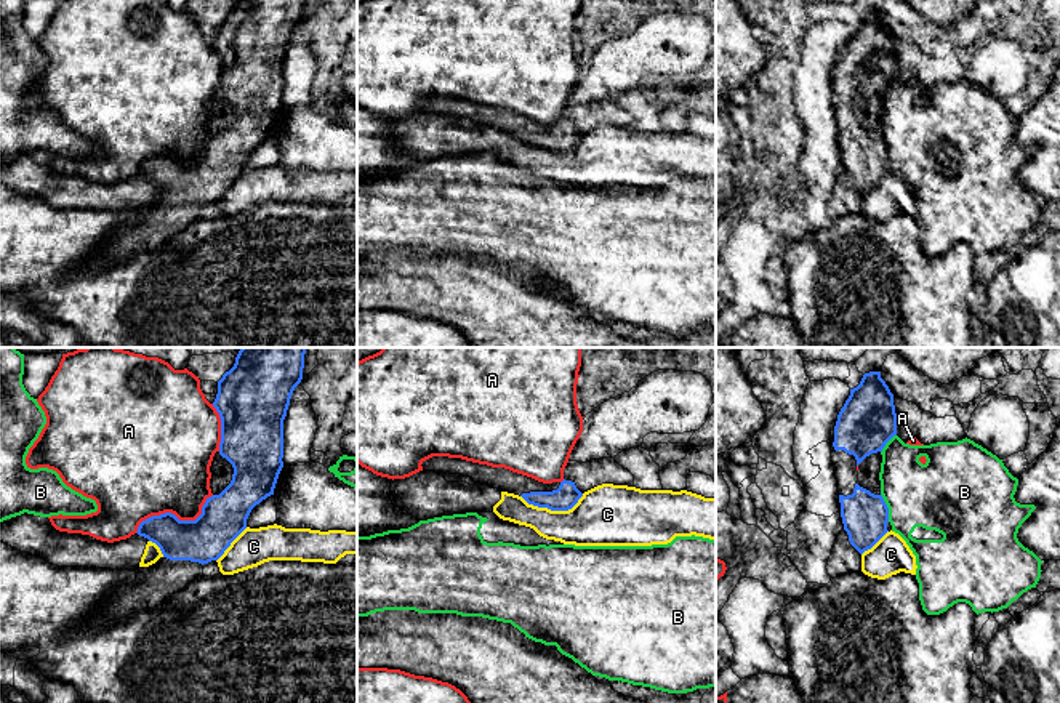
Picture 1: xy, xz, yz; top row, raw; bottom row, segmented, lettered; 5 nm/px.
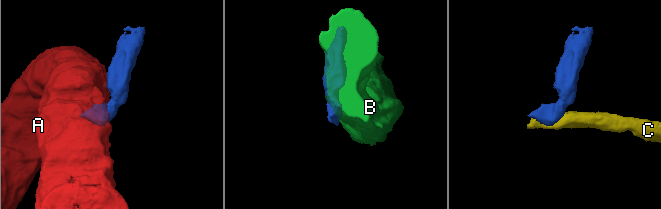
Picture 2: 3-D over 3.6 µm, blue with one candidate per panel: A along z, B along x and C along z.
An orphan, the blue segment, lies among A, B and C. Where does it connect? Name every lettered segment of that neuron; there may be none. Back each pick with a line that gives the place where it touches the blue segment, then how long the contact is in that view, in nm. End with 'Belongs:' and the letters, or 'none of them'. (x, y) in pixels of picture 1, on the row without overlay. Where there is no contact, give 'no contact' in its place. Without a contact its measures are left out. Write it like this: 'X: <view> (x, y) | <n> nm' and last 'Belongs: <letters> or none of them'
Belongs: none of them

